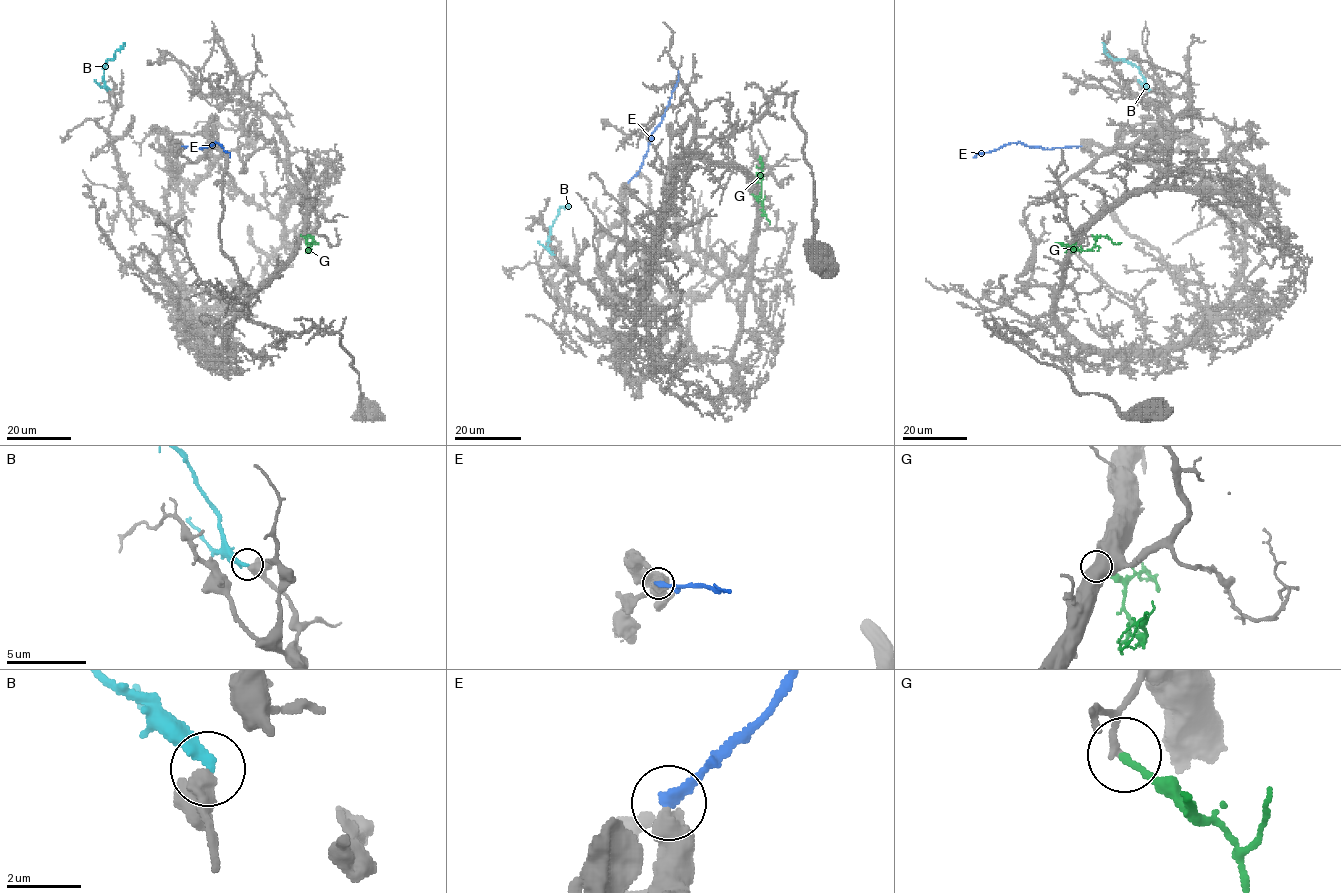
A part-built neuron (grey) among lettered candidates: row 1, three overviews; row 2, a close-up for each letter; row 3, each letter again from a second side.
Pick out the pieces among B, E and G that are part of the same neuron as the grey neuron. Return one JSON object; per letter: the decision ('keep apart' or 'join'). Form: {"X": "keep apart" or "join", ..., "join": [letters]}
{"B": "keep apart", "E": "keep apart", "G": "keep apart", "join": []}

